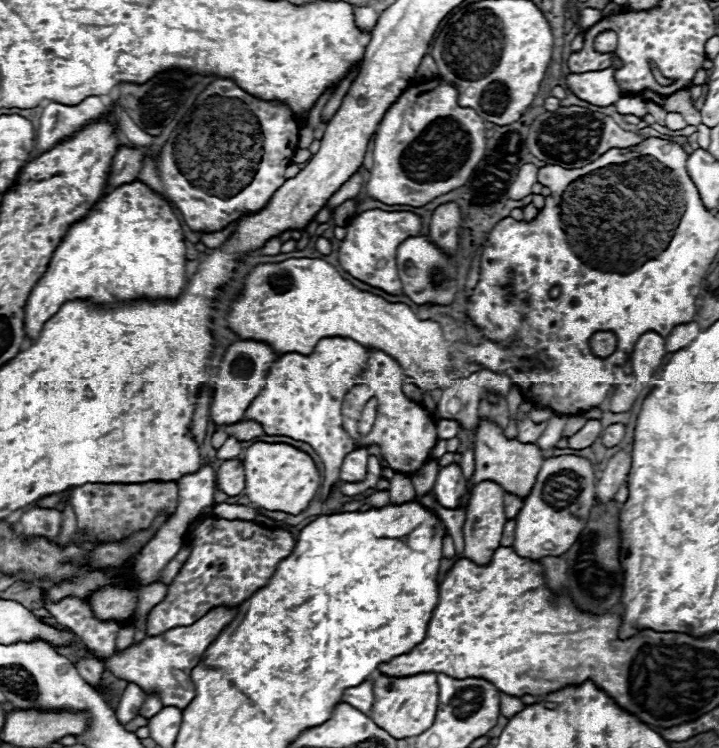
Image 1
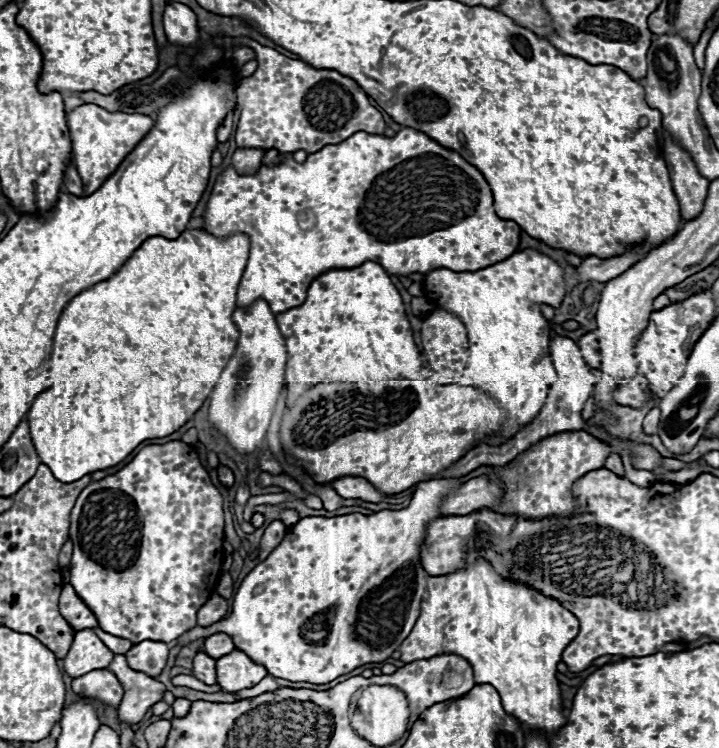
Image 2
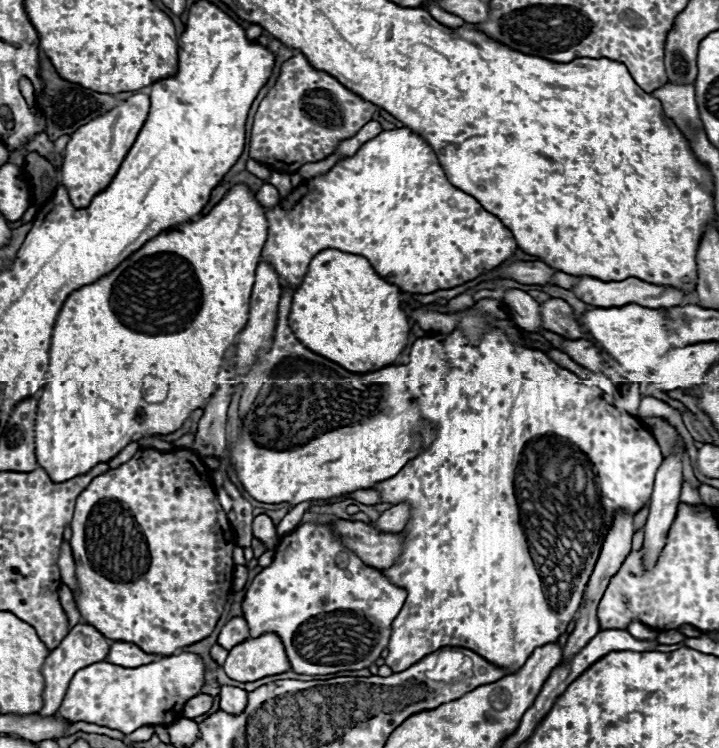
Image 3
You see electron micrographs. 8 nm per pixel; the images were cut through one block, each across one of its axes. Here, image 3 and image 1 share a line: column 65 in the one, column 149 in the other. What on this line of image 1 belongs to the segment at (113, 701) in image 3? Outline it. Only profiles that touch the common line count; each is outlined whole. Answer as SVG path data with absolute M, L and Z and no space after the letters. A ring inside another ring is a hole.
M146 696L146 702L144 702L144 706L142 706L142 710L140 710L140 716L144 716L144 718L152 718L158 710L162 710L164 706L162 706L162 702L158 700L158 698L154 698L154 696Z

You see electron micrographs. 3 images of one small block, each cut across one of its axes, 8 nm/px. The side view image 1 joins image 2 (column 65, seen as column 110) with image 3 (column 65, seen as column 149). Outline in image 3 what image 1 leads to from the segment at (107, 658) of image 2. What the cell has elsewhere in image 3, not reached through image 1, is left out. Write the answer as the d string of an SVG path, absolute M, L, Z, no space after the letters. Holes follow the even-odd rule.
M78 624L74 626L68 636L60 642L58 648L54 648L44 666L42 666L42 674L46 678L46 688L44 688L44 708L40 710L40 716L52 716L58 708L60 708L60 702L68 690L68 684L70 680L74 678L74 674L90 664L96 664L96 662L102 662L106 660L108 656L108 650L110 650L110 644L104 636L100 636L100 632L96 632L96 628L92 628L90 624Z

